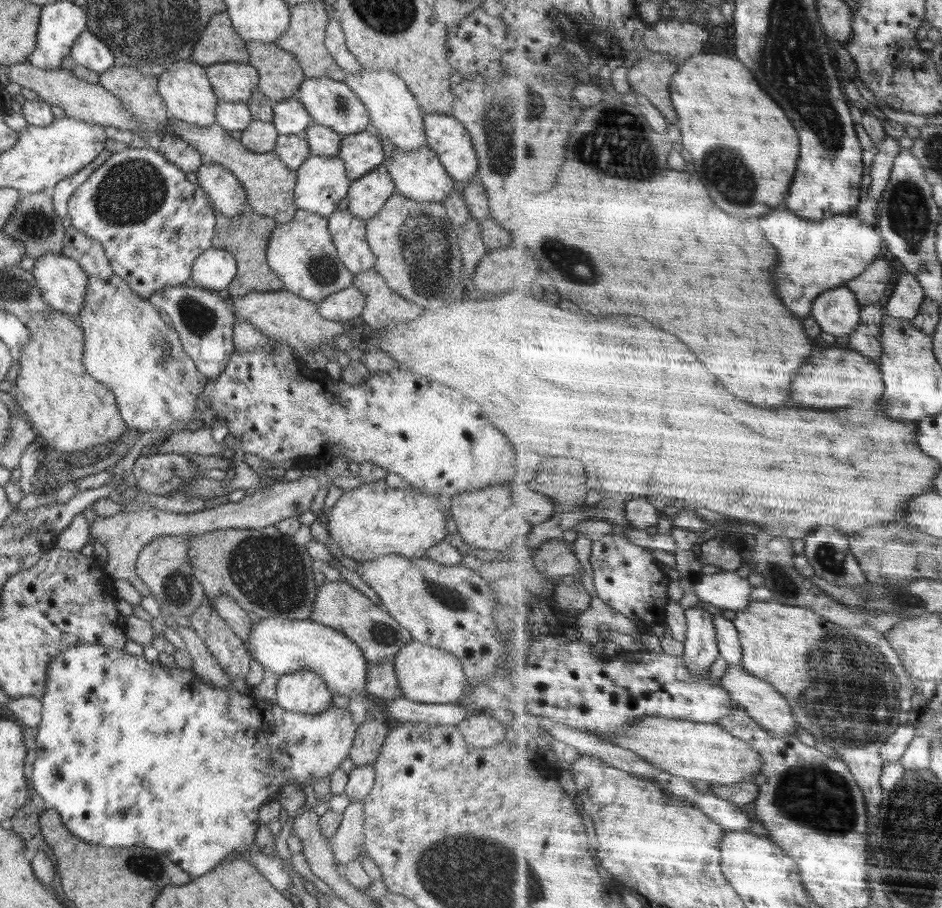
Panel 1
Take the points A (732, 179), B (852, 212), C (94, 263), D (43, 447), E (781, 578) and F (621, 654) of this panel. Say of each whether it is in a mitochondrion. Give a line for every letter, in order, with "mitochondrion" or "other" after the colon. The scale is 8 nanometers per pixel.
A: mitochondrion
B: other
C: other
D: other
E: mitochondrion
F: other

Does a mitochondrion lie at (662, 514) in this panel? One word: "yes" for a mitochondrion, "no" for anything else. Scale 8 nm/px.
no

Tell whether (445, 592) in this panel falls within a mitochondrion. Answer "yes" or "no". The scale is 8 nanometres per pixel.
yes

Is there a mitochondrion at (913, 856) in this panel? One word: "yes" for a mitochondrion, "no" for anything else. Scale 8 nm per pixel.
yes

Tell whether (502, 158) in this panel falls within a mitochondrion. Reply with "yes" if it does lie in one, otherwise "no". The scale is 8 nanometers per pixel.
yes

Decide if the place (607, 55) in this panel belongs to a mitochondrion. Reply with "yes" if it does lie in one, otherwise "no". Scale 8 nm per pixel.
no

